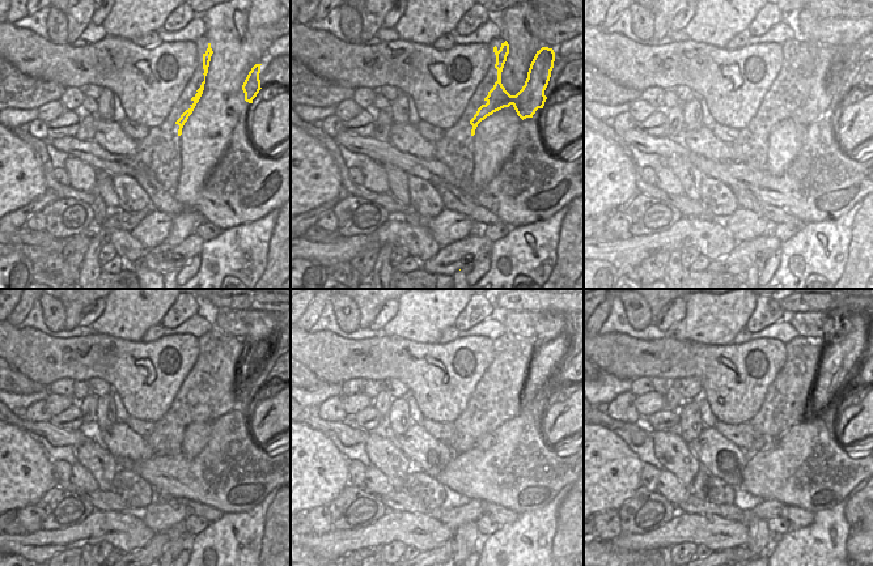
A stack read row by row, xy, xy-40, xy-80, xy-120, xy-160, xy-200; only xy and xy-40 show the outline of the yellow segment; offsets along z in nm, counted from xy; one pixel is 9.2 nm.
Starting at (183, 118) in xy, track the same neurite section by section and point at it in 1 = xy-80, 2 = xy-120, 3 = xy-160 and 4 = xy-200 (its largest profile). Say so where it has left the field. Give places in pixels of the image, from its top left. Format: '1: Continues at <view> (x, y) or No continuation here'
1: Continues at xy-80 (804, 99)
2: Continues at xy-120 (217, 387)
3: Continues at xy-160 (500, 396)
4: Continues at xy-200 (791, 398).

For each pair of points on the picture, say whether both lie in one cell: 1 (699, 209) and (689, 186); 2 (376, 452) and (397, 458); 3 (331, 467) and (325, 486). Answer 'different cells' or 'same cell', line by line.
1: different cells
2: same cell
3: same cell

